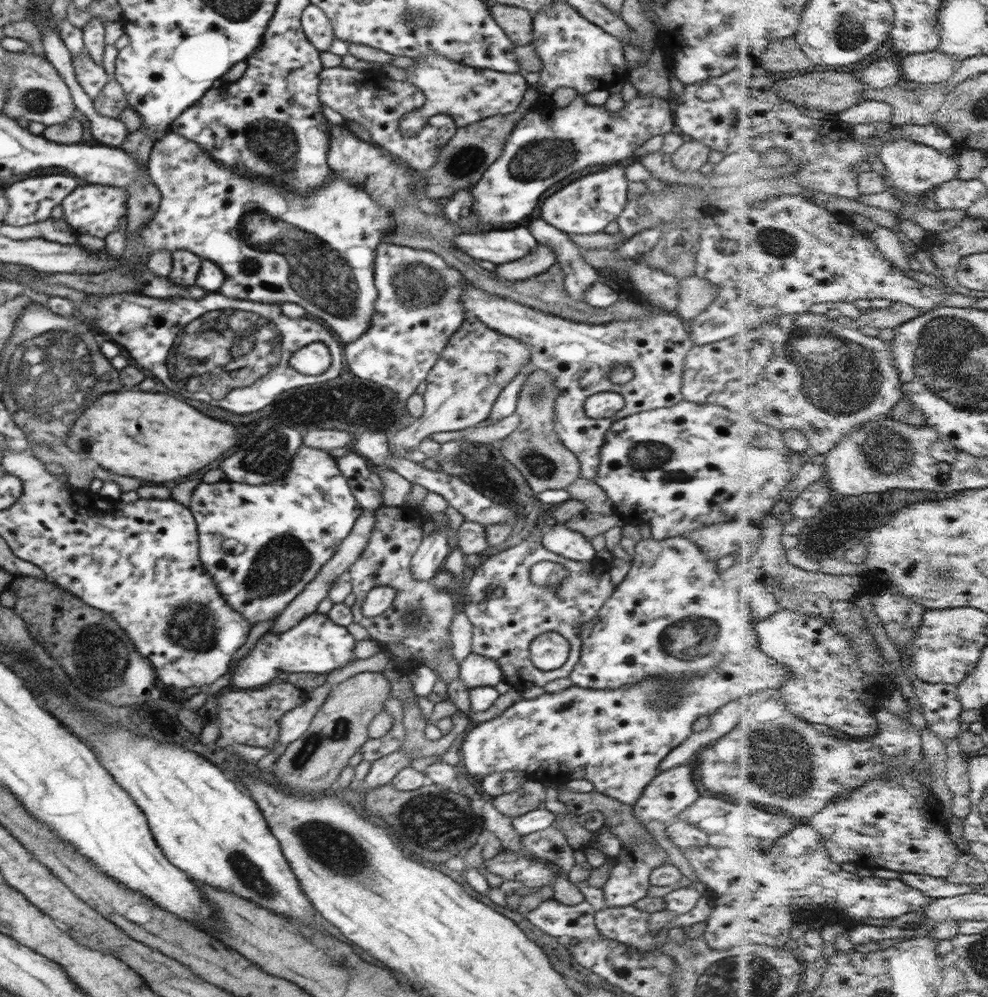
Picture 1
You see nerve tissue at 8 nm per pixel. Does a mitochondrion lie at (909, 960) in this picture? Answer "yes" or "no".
no

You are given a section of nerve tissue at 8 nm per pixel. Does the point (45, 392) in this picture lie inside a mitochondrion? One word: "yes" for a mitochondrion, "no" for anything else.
yes

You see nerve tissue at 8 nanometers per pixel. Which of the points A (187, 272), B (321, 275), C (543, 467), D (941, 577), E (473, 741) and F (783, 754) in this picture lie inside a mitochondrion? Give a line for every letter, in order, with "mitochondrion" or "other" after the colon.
A: other
B: mitochondrion
C: mitochondrion
D: mitochondrion
E: other
F: mitochondrion

